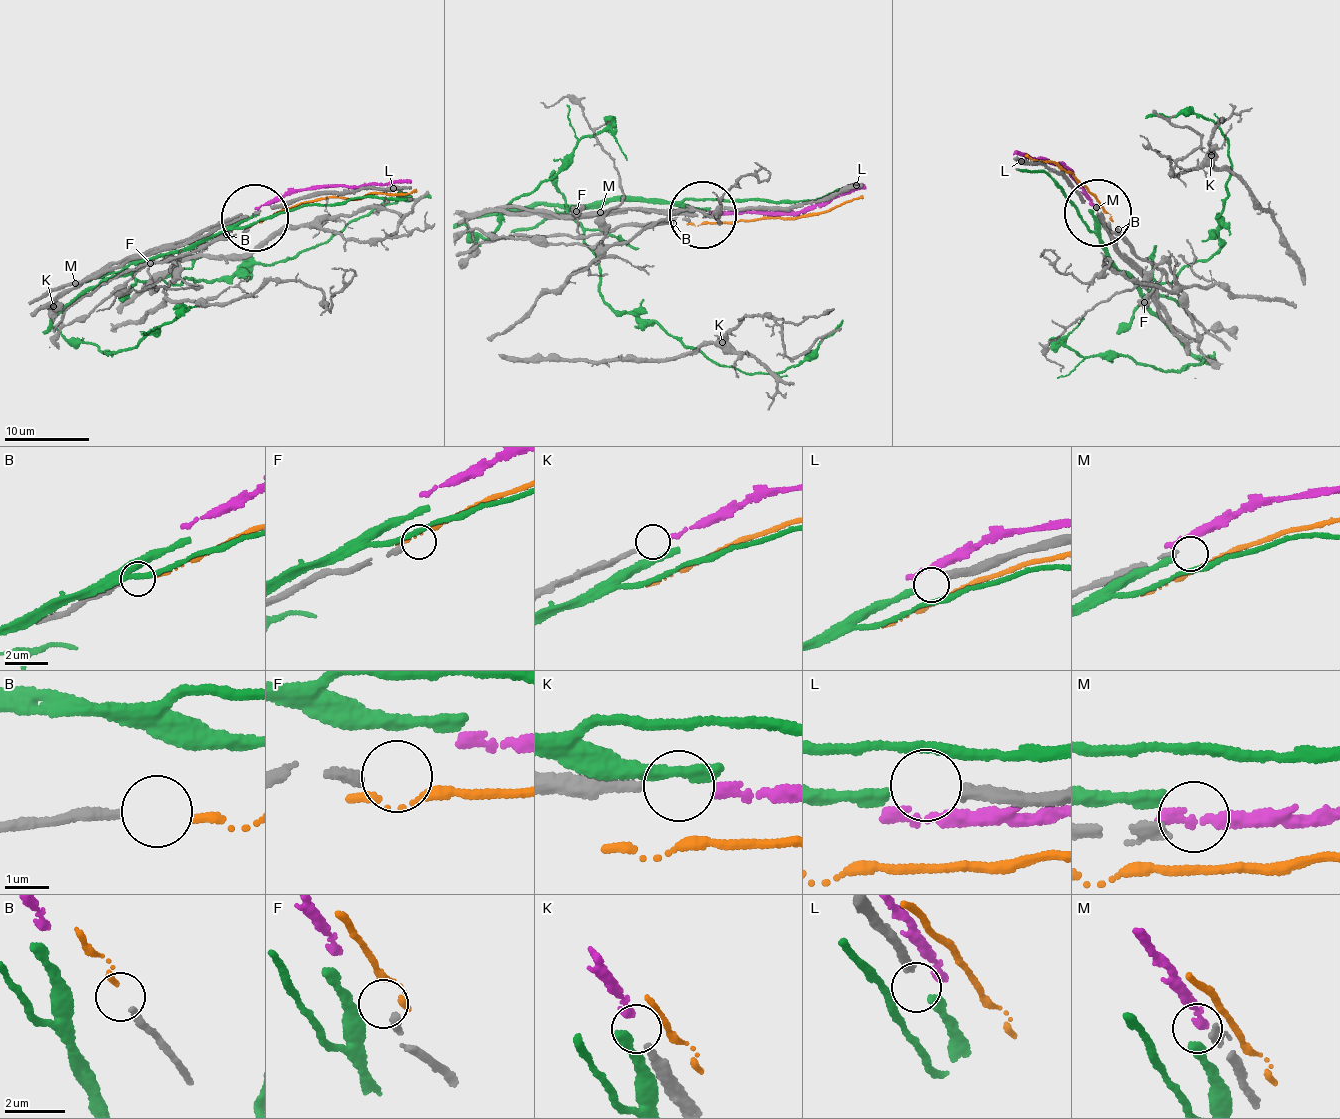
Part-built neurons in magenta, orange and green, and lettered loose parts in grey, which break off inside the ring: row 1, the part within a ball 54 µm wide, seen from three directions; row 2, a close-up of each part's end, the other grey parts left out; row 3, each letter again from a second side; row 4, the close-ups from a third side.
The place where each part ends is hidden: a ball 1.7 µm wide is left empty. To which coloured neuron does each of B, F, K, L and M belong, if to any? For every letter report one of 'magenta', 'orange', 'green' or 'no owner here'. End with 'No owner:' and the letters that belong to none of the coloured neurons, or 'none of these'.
B: orange
F: no owner here
K: magenta
L: green
M: no owner here
No owner: F, M

